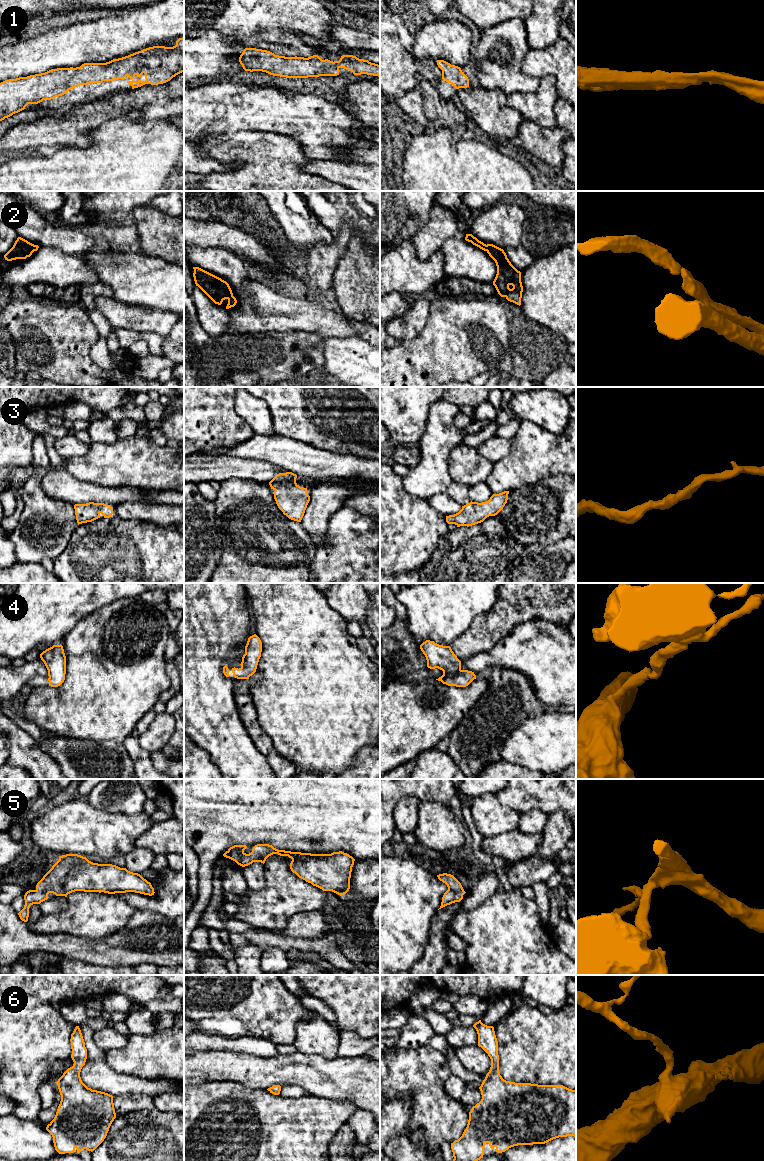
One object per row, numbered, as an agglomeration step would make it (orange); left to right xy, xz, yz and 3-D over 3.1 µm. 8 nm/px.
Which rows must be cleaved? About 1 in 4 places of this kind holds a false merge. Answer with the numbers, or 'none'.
none

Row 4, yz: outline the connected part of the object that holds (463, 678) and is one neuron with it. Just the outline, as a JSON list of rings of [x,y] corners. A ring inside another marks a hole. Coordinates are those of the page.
[[[426,640],[420,645],[420,649],[426,657],[428,668],[438,668],[443,671],[443,675],[436,679],[443,684],[466,687],[476,679],[474,672],[461,669],[461,661],[450,646],[439,645],[434,641]]]

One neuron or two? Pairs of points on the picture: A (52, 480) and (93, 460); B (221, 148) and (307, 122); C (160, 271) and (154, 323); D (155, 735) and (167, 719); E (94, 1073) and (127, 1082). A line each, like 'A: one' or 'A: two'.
A: two
B: two
C: two
D: one
E: one

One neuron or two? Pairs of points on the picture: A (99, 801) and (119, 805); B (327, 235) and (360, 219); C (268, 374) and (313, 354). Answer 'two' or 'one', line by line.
A: one
B: two
C: one

